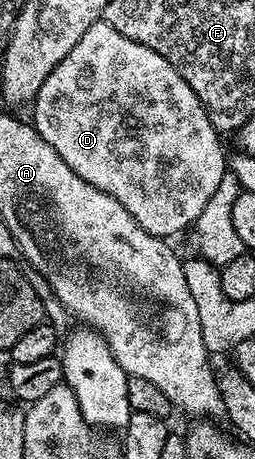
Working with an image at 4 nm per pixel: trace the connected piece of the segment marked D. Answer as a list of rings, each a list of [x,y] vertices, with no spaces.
[[[103,19],[94,22],[86,35],[74,43],[74,51],[50,71],[36,92],[31,109],[31,124],[66,164],[86,183],[118,199],[136,222],[155,237],[172,239],[187,225],[195,226],[202,207],[210,203],[210,195],[218,191],[218,183],[224,178],[226,153],[224,157],[221,134],[210,123],[190,83],[158,51],[126,39]]]

